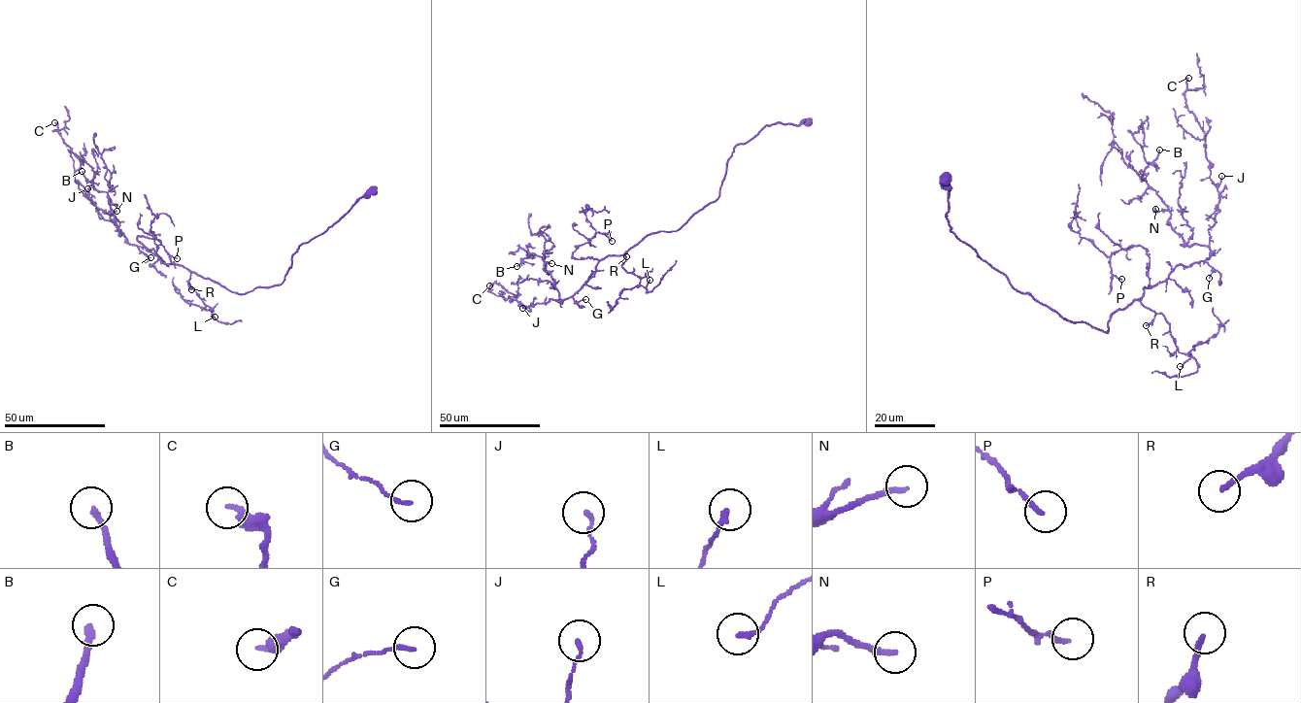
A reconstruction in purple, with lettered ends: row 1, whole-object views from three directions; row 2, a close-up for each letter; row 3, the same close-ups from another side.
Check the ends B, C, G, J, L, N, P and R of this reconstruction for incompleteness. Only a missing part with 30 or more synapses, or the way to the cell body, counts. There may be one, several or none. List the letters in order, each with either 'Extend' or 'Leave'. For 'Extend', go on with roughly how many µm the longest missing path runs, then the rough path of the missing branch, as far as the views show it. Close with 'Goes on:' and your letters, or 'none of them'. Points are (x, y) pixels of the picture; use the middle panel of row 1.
B: Extend. Missing length about 45 µm. Course of what is missing: (517, 266), (504, 263), (511, 264), (503, 282)
C: Leave
G: Leave
J: Leave
L: Leave
N: Leave
P: Leave
R: Extend. Missing length about 60 µm. Course of what is missing: (626, 256), (644, 249), (662, 251), (672, 244), (665, 236), (672, 222)
Goes on: B, R

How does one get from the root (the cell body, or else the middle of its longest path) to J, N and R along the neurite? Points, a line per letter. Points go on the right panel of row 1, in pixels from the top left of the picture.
J: (947, 179), (950, 231), (1017, 290), (1107, 331), (1111, 316), (1144, 287), (1209, 256), (1221, 176)
N: (947, 179), (950, 231), (1017, 290), (1104, 331), (1144, 287), (1210, 255), (1155, 209)
R: (947, 179), (950, 231), (1015, 288), (1063, 318), (1104, 331), (1115, 311), (1138, 300), (1155, 314), (1146, 325)

